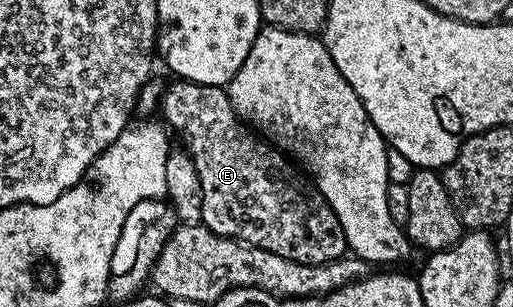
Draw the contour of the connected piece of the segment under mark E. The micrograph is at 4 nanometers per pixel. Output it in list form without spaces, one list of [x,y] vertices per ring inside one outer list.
[[[181,79],[173,83],[175,85],[165,86],[162,95],[161,120],[182,136],[186,144],[183,145],[185,152],[190,154],[196,175],[200,175],[200,187],[204,191],[201,224],[207,225],[221,237],[232,237],[236,241],[253,245],[255,249],[272,251],[284,259],[305,265],[323,265],[347,256],[344,227],[340,227],[336,211],[332,211],[313,180],[307,179],[291,164],[287,154],[244,124],[242,118],[236,115],[229,92],[223,86],[201,85]]]

